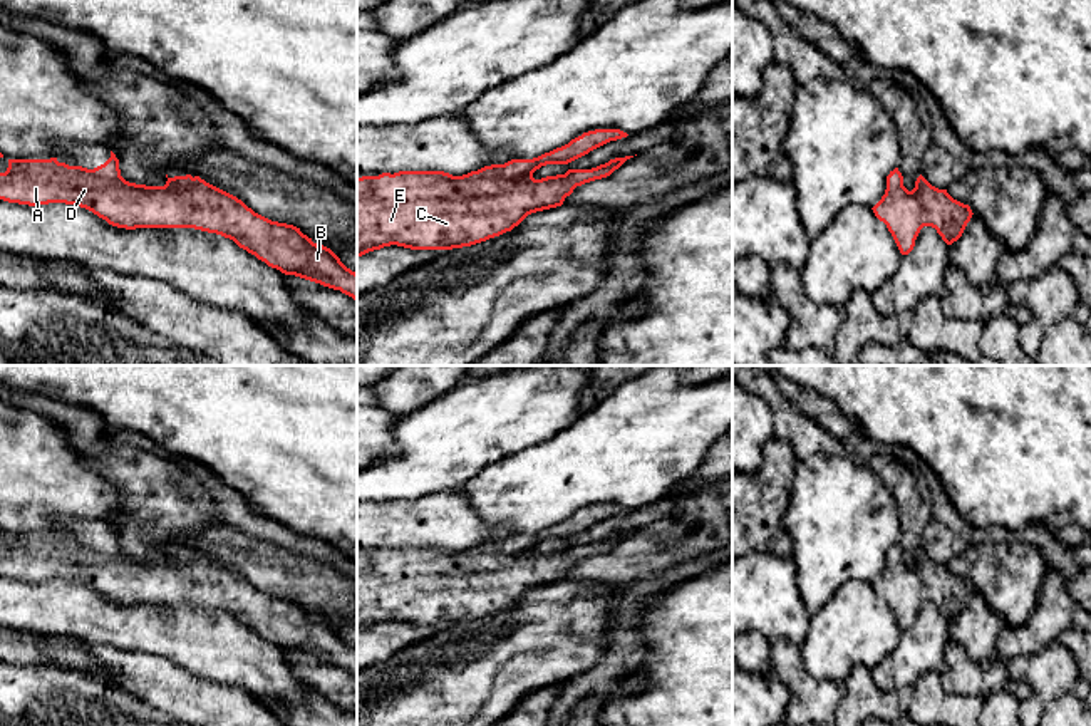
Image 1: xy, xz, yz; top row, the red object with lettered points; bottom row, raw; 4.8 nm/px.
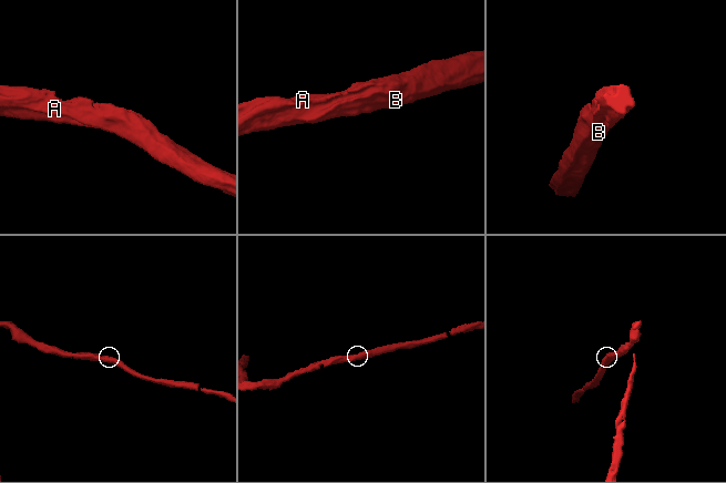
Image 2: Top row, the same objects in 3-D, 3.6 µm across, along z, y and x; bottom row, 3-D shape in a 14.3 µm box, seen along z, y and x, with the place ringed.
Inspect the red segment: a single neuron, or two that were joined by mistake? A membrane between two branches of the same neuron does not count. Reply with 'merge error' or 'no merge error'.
no merge error

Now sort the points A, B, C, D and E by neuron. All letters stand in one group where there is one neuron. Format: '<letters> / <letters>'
A B C D E

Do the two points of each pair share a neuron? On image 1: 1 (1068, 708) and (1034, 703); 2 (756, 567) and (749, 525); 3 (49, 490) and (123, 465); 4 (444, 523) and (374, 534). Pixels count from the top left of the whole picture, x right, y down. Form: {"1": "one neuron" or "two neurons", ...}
{"1": "two neurons", "2": "two neurons", "3": "two neurons", "4": "one neuron"}

